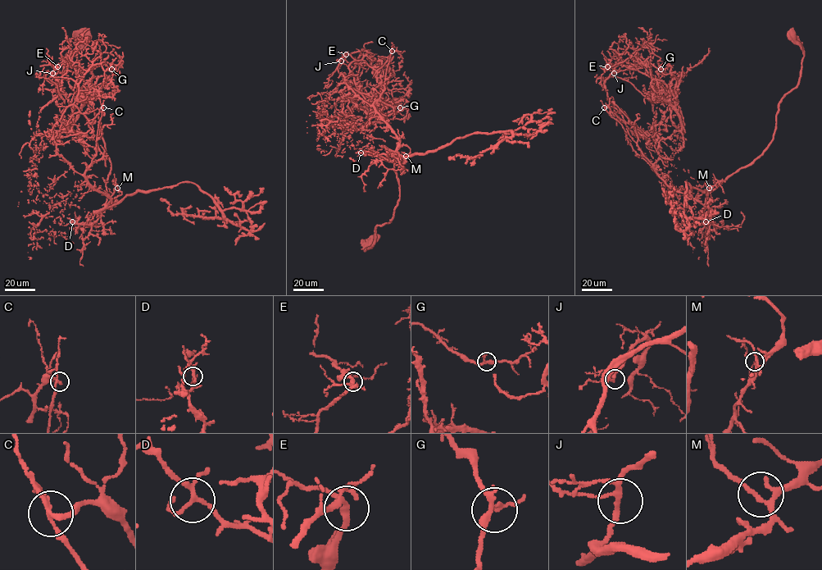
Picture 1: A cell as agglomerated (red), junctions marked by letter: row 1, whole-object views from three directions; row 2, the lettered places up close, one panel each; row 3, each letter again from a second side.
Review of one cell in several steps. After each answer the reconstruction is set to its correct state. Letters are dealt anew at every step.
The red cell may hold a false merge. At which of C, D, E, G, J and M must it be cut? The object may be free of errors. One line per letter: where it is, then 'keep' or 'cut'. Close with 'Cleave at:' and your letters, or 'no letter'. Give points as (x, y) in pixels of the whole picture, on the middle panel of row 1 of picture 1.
C: at (392, 51); cut
D: at (361, 152); keep
E: at (346, 54); keep
G: at (400, 107); keep
J: at (341, 61); keep
M: at (406, 156); keep
Cleave at: C

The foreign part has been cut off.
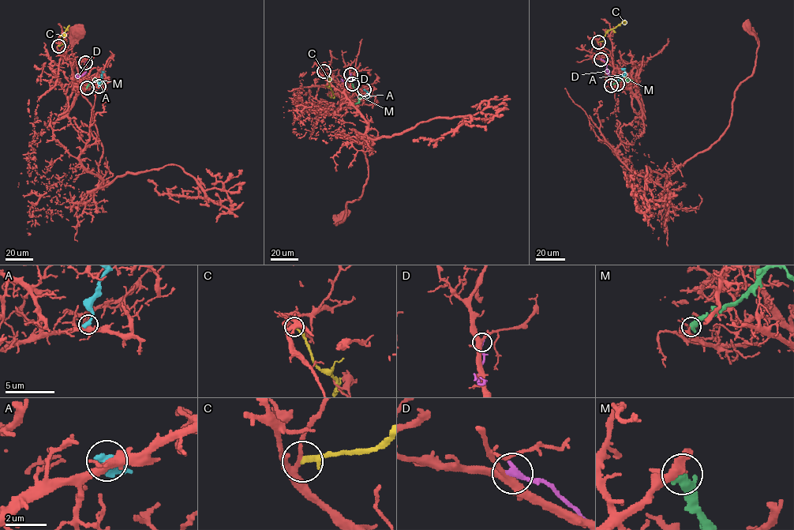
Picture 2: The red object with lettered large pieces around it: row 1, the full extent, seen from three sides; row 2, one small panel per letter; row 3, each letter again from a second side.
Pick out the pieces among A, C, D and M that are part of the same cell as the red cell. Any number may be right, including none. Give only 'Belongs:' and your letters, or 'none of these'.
Belongs: none of these

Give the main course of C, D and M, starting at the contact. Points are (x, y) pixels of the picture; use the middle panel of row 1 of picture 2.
C: (323, 71), (328, 77), (334, 97), (328, 94)
D: (351, 73), (351, 80), (345, 82), (341, 79)
M: (352, 84), (360, 97), (354, 103)

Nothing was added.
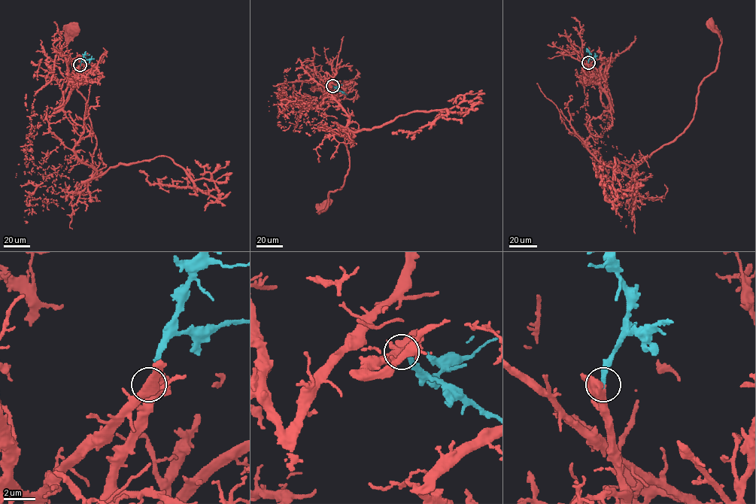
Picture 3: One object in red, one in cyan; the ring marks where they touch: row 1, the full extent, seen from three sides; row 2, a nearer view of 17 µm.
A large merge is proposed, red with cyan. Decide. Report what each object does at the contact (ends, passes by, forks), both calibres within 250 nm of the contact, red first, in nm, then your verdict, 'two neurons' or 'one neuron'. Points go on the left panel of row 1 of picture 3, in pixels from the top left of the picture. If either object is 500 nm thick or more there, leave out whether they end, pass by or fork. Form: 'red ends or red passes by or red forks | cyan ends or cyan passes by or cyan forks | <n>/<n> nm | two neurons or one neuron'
550/320 nm | one neuron

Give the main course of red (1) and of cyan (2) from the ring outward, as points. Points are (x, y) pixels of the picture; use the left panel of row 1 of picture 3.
1: (80, 65), (62, 109), (89, 132), (74, 153), (93, 175), (96, 138), (67, 47), (75, 28)
2: (80, 65), (82, 61), (94, 59)

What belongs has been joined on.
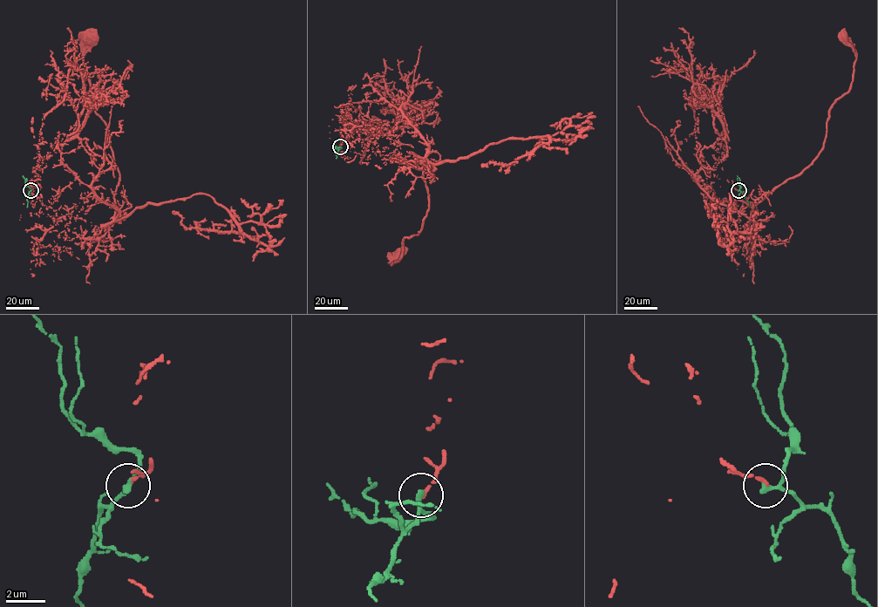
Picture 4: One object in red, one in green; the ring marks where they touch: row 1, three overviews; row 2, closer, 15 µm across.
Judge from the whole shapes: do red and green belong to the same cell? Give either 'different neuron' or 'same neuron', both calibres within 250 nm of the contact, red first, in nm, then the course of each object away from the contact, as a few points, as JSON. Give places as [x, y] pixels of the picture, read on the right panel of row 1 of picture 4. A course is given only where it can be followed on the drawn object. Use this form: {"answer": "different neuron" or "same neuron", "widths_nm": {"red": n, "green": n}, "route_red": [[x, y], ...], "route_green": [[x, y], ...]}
{"answer": "different neuron", "widths_nm": {"red": 150, "green": 220}, "route_red": [[738, 190], [713, 174], [725, 137], [702, 149], [698, 185], [750, 217], [823, 146], [854, 73], [841, 37]], "route_green": [[738, 190], [744, 193], [750, 207]]}

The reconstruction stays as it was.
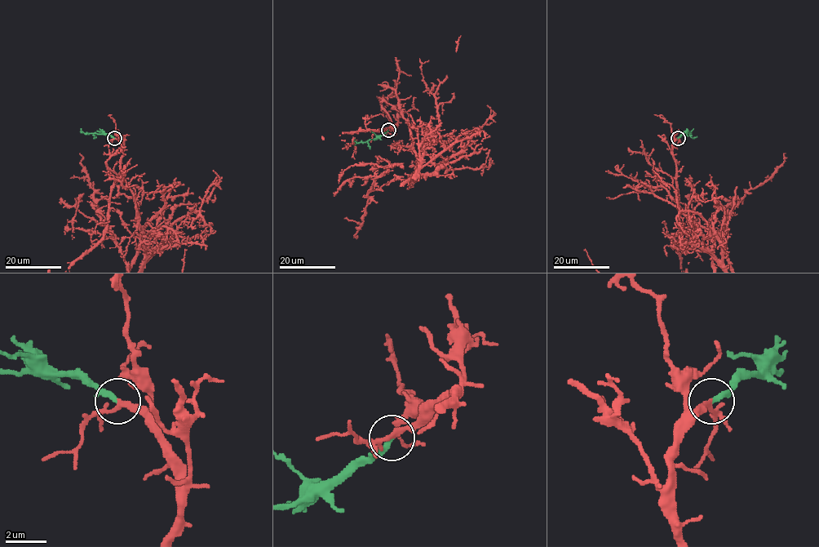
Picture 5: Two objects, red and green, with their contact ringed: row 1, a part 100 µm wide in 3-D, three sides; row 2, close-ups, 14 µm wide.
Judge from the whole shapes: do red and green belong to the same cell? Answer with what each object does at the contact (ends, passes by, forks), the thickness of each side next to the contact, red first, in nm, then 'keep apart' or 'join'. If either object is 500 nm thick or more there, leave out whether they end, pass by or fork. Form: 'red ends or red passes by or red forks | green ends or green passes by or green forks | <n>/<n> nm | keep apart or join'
red forks | green ends | 180/260 nm | join

